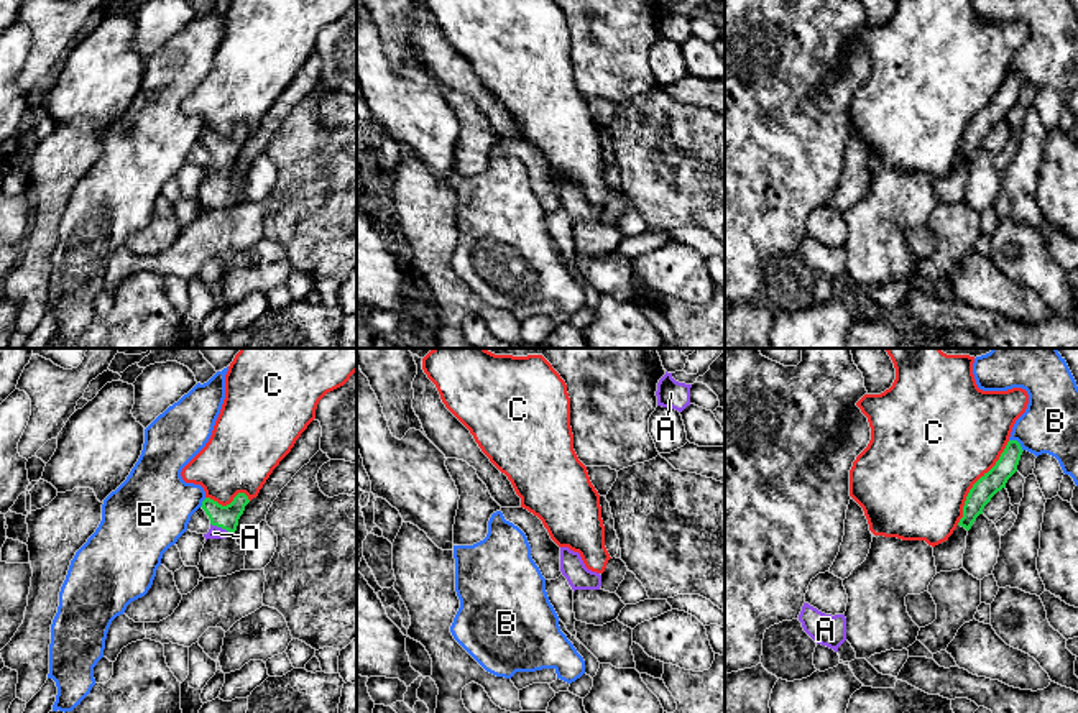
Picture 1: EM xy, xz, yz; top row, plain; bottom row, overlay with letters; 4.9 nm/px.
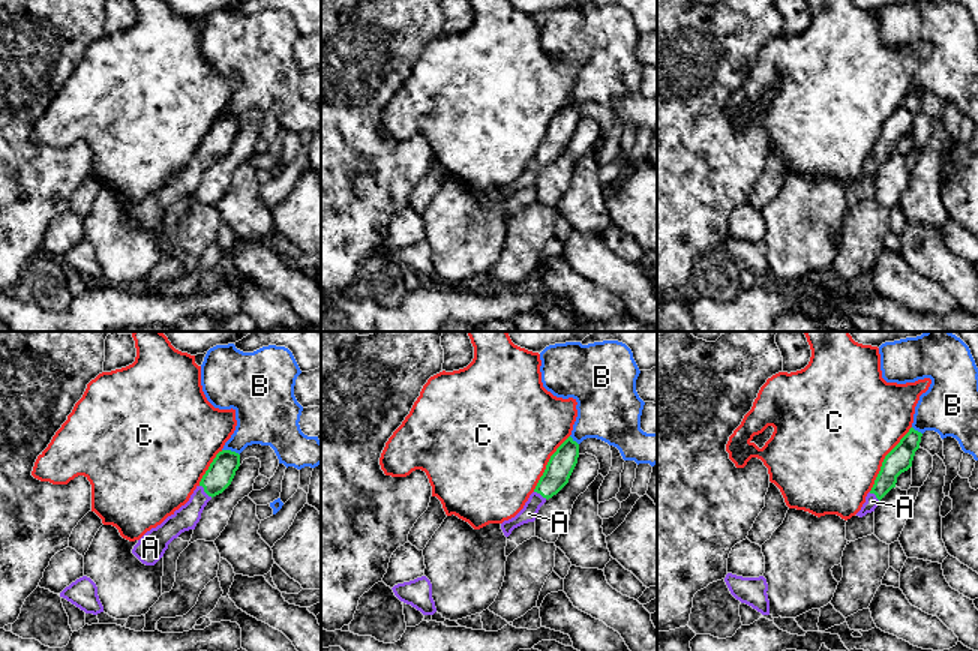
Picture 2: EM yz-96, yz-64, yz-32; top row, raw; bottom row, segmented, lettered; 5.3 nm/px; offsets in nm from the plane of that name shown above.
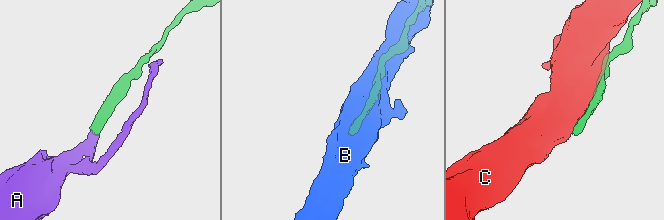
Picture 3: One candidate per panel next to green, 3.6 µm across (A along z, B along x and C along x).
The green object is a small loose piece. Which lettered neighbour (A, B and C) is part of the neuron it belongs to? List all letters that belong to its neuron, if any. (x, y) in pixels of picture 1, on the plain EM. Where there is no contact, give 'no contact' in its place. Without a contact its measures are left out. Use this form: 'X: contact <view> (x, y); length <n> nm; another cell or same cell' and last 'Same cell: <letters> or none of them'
A: contact xy (222, 160); length 120 nm; same cell
B: contact yz (1018, 74); length 90 nm; another cell
C: contact yz (975, 115); length 480 nm; another cell
Same cell: A

